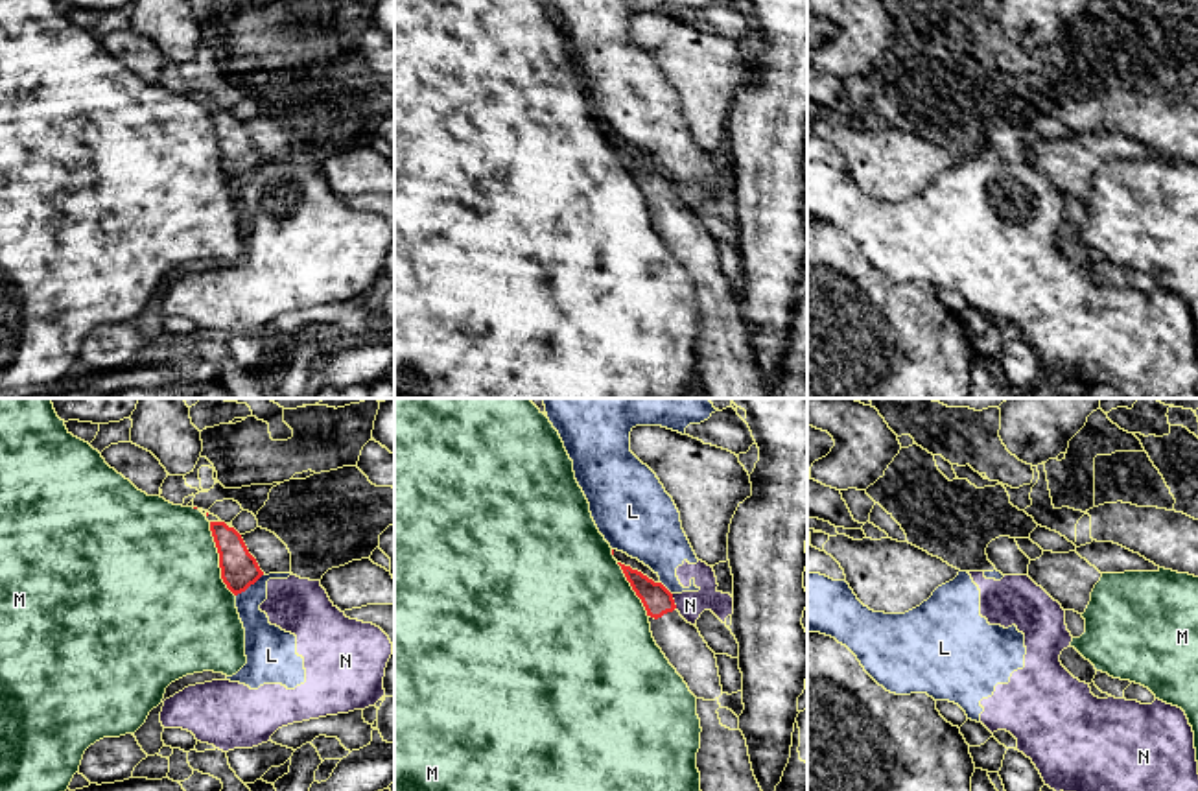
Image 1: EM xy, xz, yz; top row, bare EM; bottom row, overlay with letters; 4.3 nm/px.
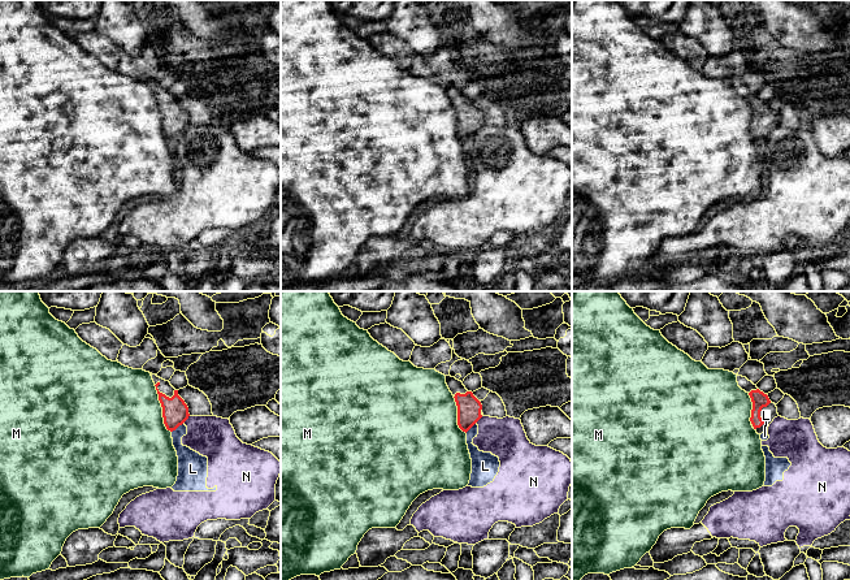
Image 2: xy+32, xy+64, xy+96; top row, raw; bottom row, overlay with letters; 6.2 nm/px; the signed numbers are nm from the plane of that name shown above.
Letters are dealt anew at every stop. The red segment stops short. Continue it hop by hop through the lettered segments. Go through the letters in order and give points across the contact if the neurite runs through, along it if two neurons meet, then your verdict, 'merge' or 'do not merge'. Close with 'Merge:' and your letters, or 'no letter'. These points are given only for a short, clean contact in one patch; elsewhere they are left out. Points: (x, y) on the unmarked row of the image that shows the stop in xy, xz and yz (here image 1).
L: do not merge
M: do not merge
N: border xz (671, 181), (677, 194); do not merge
Merge: no letter

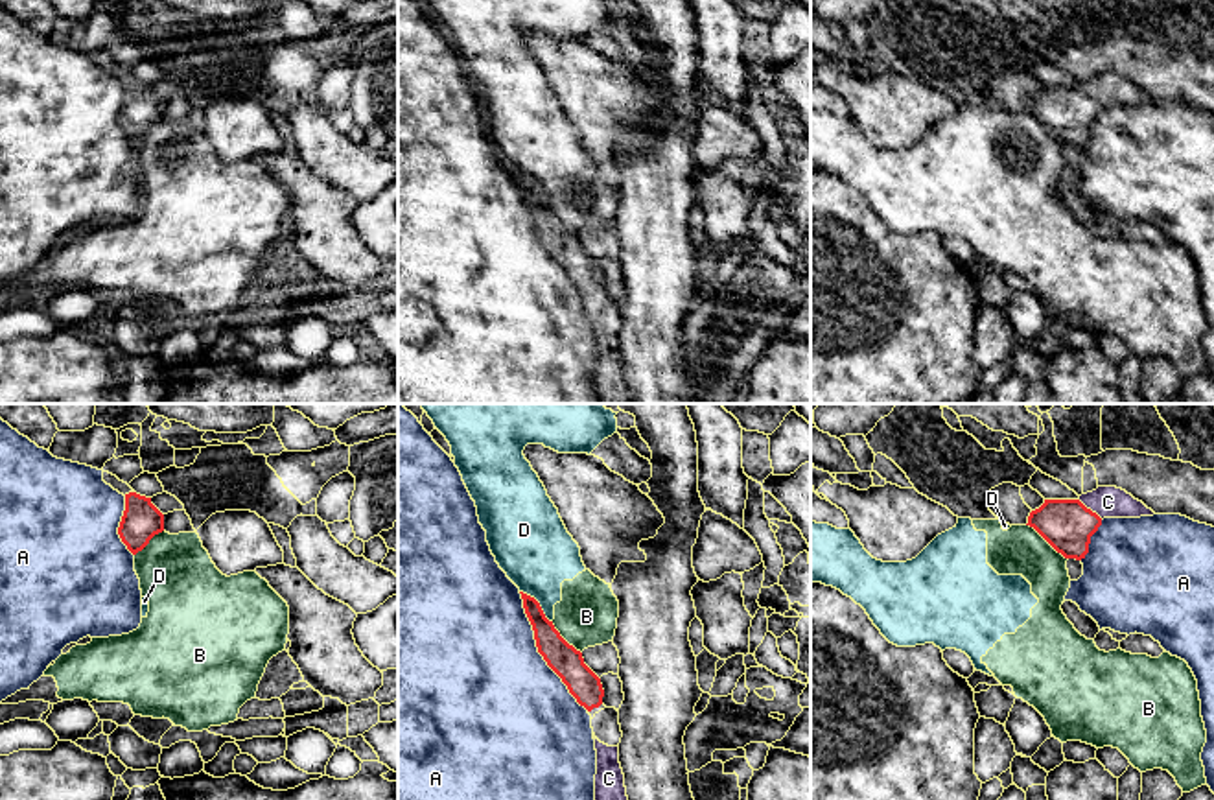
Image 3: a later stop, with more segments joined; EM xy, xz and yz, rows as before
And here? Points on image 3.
A: do not merge
B: border yz (1027, 111), (1067, 146); do not merge
C: way yz (1067, 113), (1089, 96), (1108, 89); merge
D: do not merge
Merge: C

